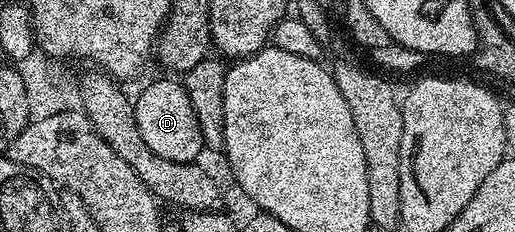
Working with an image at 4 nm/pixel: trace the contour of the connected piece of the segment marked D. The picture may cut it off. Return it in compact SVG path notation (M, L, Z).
M181 80L154 81L134 101L136 127L140 127L140 136L160 159L168 159L172 163L194 163L199 160L204 142L200 135L200 123L196 119L196 111L192 111L192 103L188 100L188 91Z

